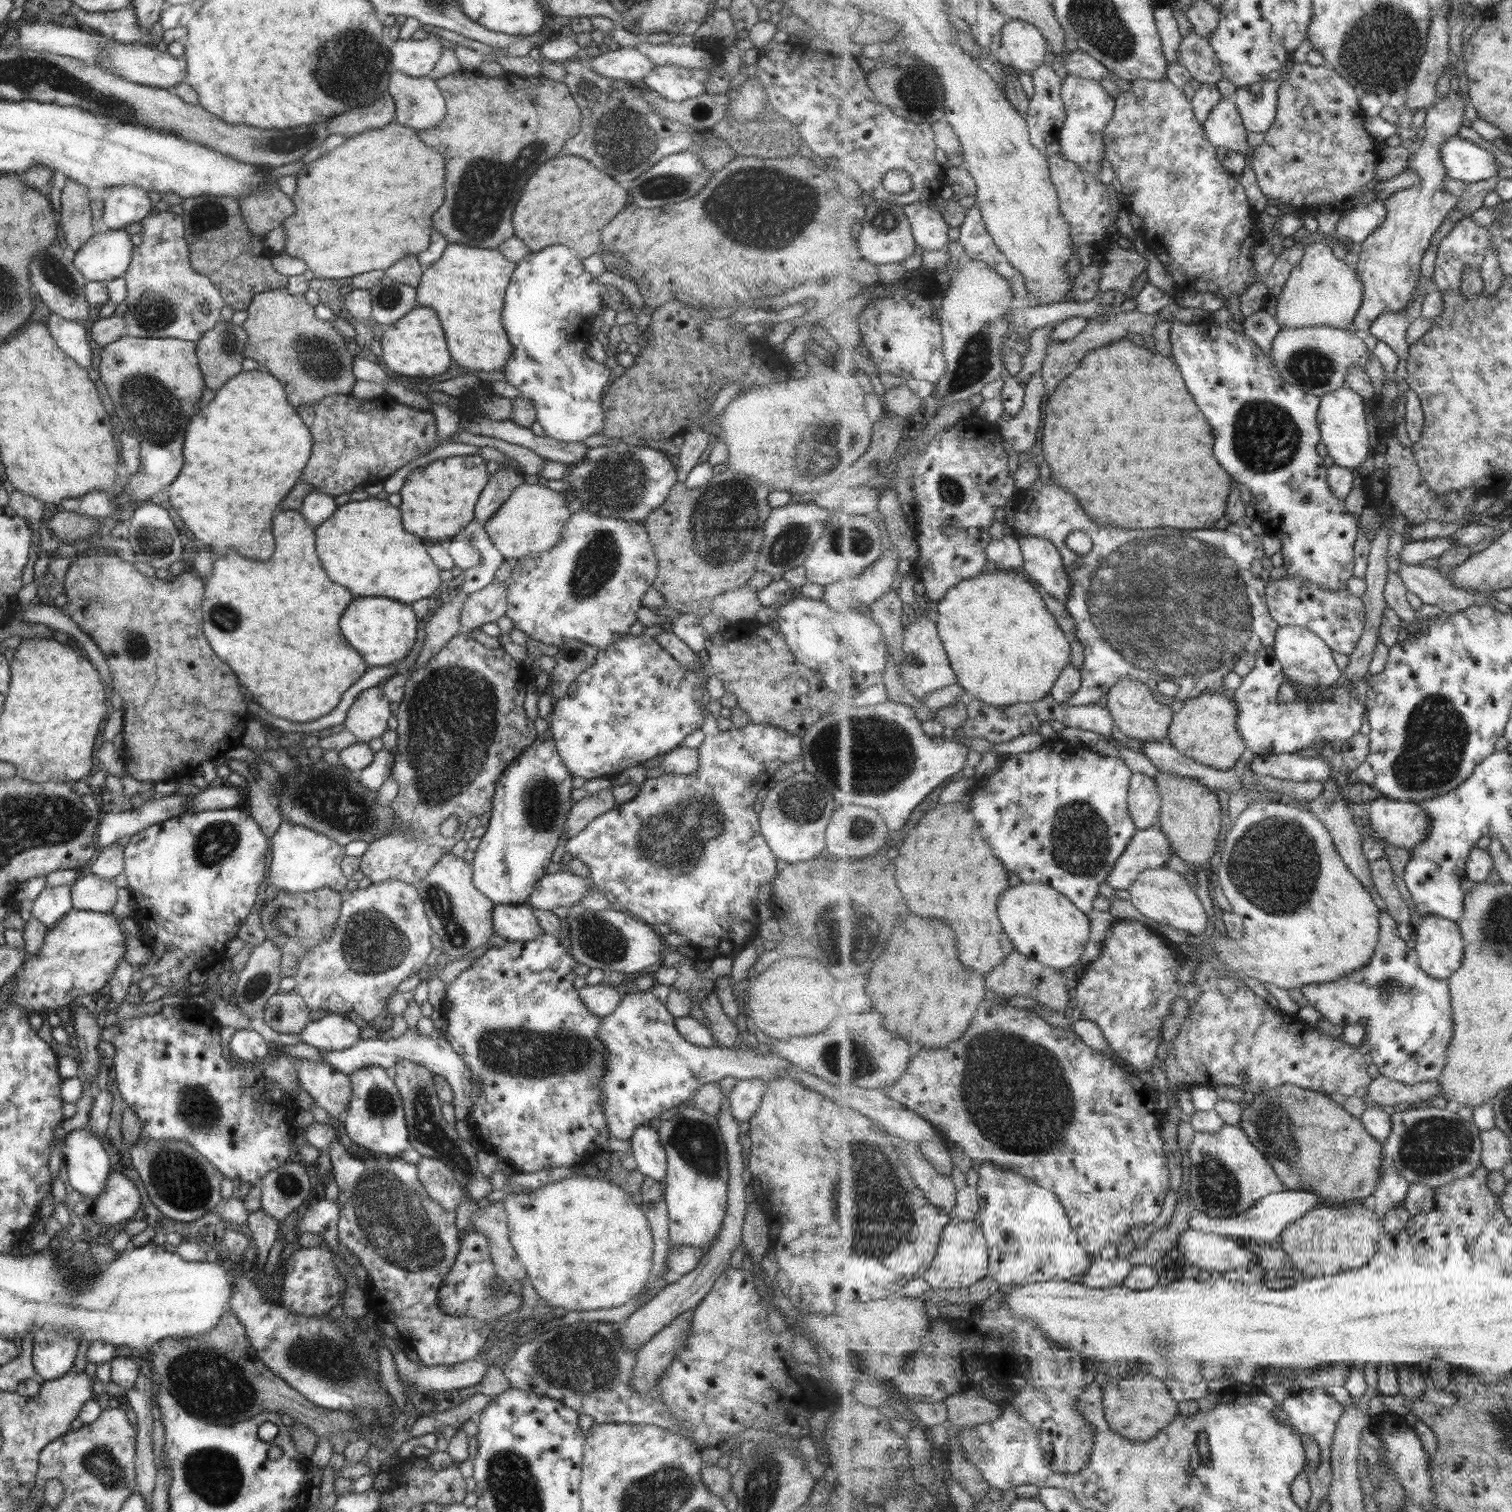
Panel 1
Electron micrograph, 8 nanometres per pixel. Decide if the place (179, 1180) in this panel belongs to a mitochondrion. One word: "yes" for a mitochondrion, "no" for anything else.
yes

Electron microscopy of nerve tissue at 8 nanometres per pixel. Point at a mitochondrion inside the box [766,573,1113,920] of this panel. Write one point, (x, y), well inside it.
(872, 754)

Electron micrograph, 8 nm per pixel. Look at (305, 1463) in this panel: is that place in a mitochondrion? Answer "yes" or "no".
no

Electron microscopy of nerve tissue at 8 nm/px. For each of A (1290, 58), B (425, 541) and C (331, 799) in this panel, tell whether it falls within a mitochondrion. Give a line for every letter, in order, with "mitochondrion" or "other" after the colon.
A: other
B: other
C: mitochondrion

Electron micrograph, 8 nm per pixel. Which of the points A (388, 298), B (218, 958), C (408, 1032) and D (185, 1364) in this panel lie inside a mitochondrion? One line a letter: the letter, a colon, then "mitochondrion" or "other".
A: mitochondrion
B: other
C: other
D: mitochondrion

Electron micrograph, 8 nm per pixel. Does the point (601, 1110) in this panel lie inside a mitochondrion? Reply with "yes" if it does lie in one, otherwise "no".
no

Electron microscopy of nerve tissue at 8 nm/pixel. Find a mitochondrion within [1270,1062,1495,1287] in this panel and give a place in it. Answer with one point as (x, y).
(1431, 1145)

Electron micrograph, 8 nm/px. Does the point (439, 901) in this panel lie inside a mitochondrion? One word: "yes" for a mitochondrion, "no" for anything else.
yes

